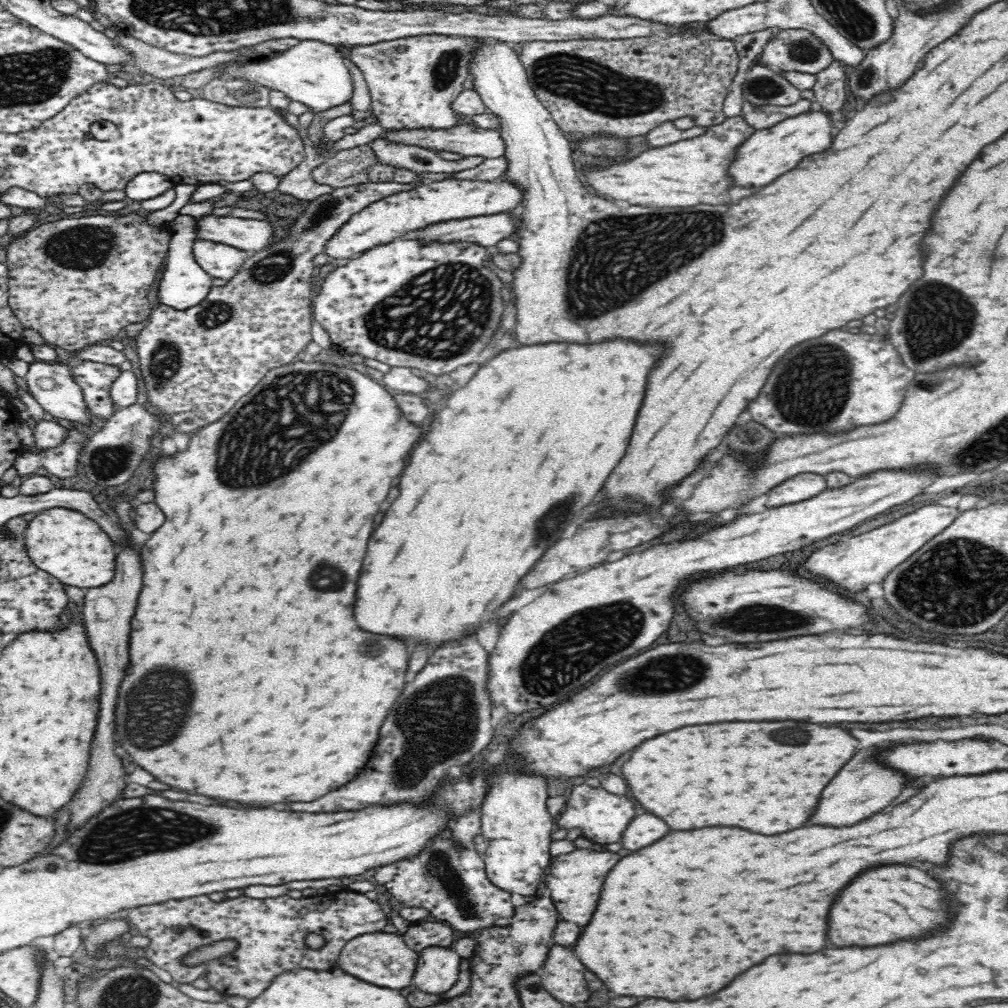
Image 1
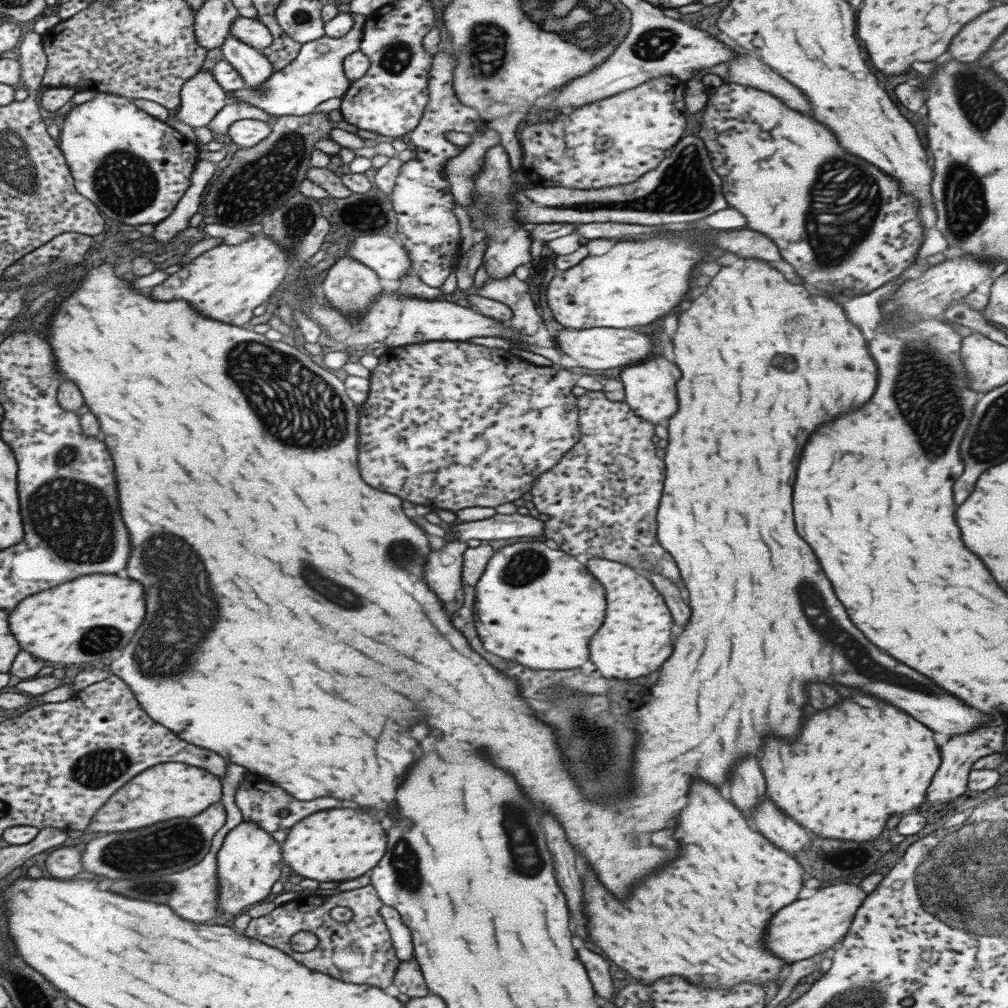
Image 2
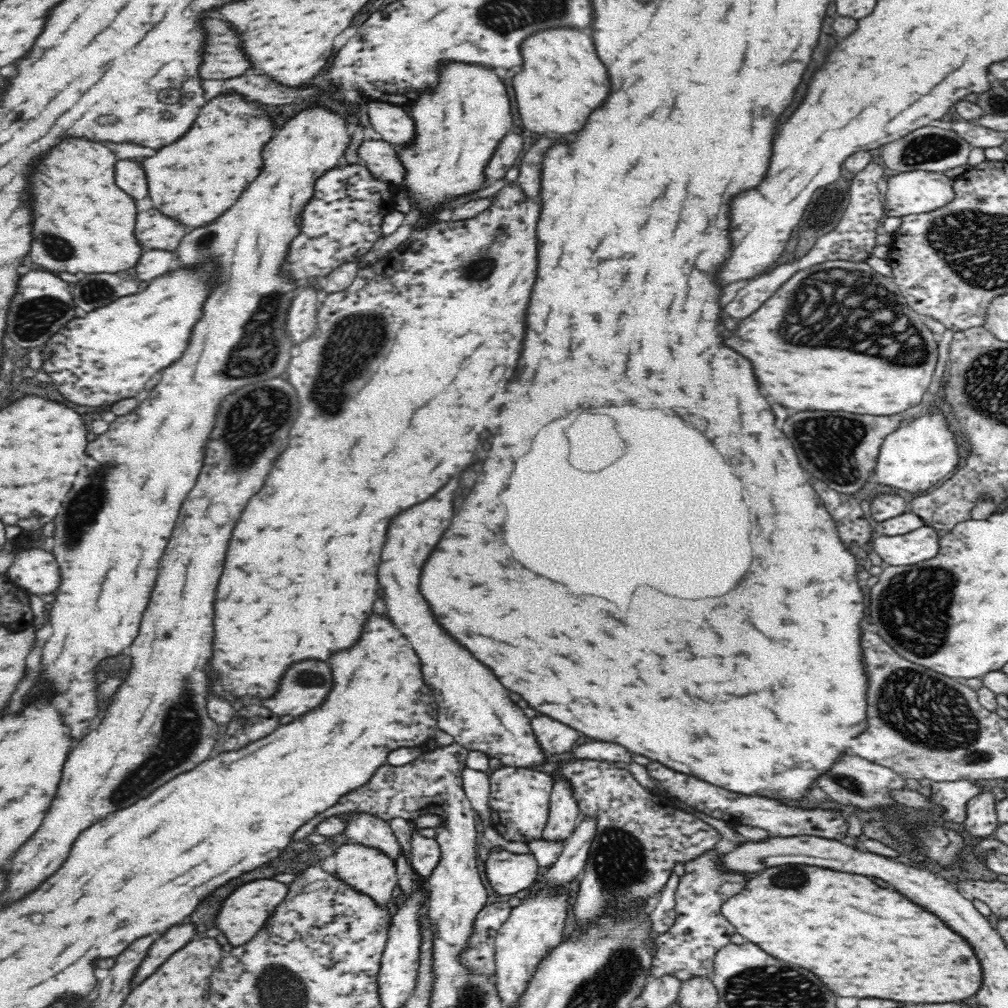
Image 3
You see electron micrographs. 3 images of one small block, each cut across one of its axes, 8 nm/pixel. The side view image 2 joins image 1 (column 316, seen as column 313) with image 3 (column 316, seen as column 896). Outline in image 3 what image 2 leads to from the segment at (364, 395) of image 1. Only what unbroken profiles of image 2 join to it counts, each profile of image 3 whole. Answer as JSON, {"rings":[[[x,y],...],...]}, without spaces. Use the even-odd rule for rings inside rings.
{"rings":[[[298,662],[282,678],[278,698],[262,700],[262,706],[280,716],[306,714],[326,700],[332,684],[332,672],[326,662]]]}

